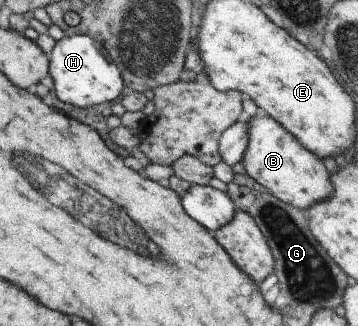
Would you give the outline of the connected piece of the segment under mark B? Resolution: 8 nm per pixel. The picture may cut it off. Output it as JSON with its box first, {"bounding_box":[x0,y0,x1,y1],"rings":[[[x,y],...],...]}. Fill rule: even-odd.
{"bounding_box":[243,117,333,210],"rings":[[[264,117],[249,119],[249,144],[243,161],[247,174],[260,186],[270,190],[280,201],[299,210],[309,209],[314,204],[333,196],[333,185],[325,163],[308,151],[275,119]]]}

